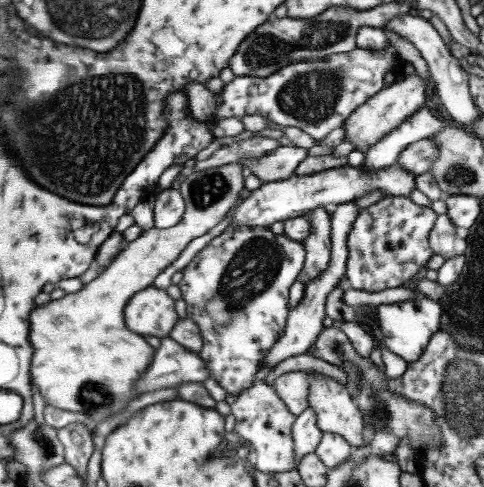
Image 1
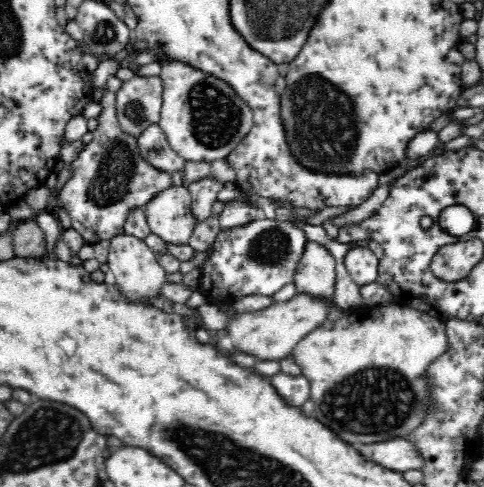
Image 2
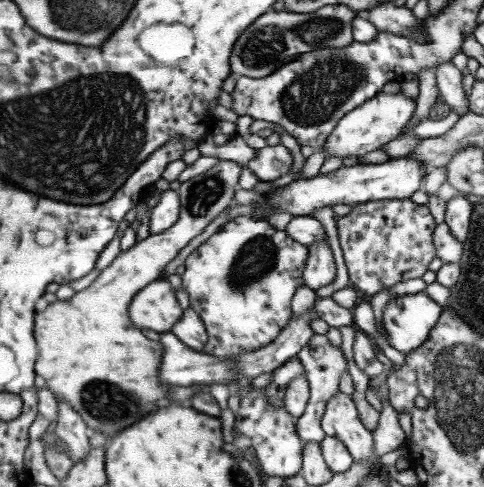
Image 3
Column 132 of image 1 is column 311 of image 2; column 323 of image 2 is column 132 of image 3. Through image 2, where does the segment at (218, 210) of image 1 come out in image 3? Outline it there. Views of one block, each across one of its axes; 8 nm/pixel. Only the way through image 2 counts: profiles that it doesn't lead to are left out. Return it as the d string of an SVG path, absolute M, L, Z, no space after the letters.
M223 160L213 170L207 170L189 182L181 184L177 190L181 194L181 220L161 232L153 234L141 242L137 242L131 250L121 250L119 256L113 260L109 268L105 268L95 282L89 284L83 292L73 294L69 300L57 300L49 304L43 312L37 312L35 316L35 338L39 340L39 358L37 358L37 376L45 380L45 388L61 402L67 402L77 414L83 416L87 426L93 434L103 432L109 438L115 438L141 418L145 418L153 408L155 402L161 398L167 398L167 388L159 384L159 360L165 354L165 346L161 342L149 340L141 328L135 326L131 320L131 304L135 302L135 296L145 290L147 286L159 282L159 276L169 268L173 260L197 238L201 236L227 208L231 202L235 202L237 184L241 178L243 166L233 164L231 160Z

